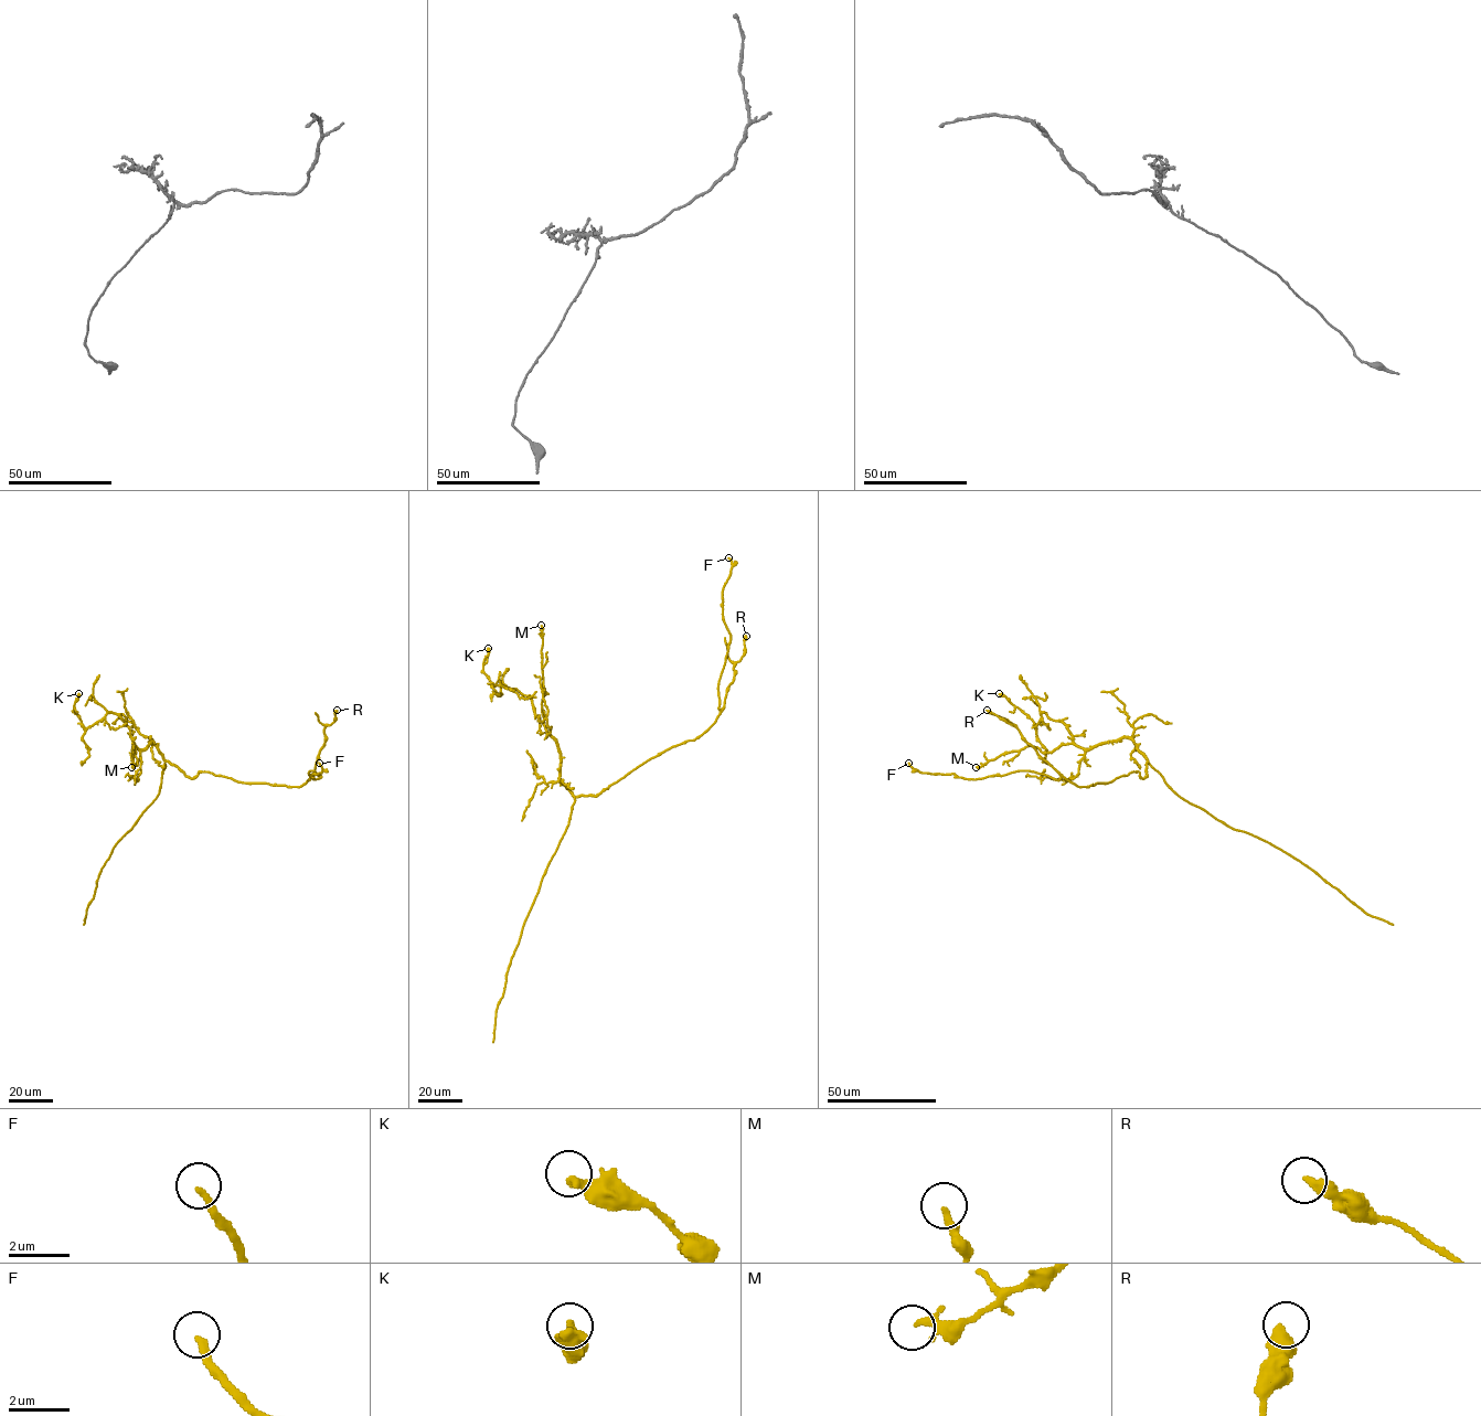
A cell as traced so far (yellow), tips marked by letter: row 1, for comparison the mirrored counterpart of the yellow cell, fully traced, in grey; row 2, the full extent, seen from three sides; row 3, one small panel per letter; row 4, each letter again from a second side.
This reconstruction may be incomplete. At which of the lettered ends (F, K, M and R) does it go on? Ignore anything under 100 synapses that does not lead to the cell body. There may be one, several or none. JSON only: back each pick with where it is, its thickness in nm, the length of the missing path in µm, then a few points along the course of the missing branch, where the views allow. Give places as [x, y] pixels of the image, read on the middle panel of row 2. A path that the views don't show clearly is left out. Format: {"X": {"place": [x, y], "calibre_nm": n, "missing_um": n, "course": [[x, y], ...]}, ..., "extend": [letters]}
{"extend": []}

